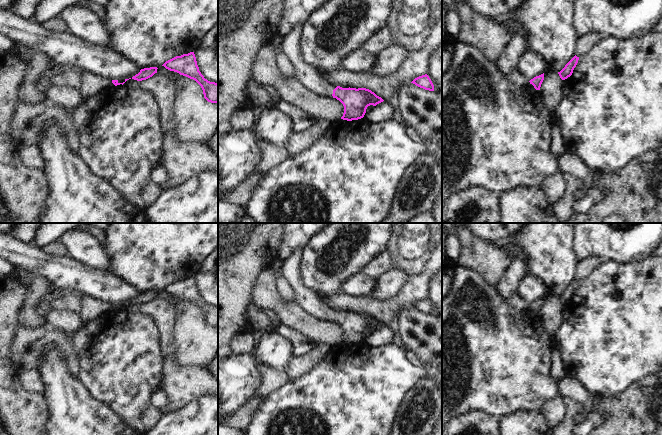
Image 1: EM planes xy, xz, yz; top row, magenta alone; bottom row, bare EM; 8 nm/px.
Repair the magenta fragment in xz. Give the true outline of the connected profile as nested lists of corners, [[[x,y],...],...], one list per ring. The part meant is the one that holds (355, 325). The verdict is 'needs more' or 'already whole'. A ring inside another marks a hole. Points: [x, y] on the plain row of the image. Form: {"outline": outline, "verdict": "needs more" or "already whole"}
{"outline": [[[296,250],[286,260],[283,260],[281,267],[282,276],[293,288],[295,304],[303,311],[317,320],[336,322],[344,330],[344,337],[341,343],[352,345],[364,341],[368,330],[383,326],[384,324],[374,316],[366,312],[350,312],[348,310],[329,309],[310,288],[306,287],[301,279],[300,261],[302,250]]], "verdict": "needs more"}

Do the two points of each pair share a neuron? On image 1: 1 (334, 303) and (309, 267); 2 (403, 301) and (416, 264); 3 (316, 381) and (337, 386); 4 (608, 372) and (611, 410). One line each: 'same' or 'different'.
1: different
2: different
3: same
4: different

